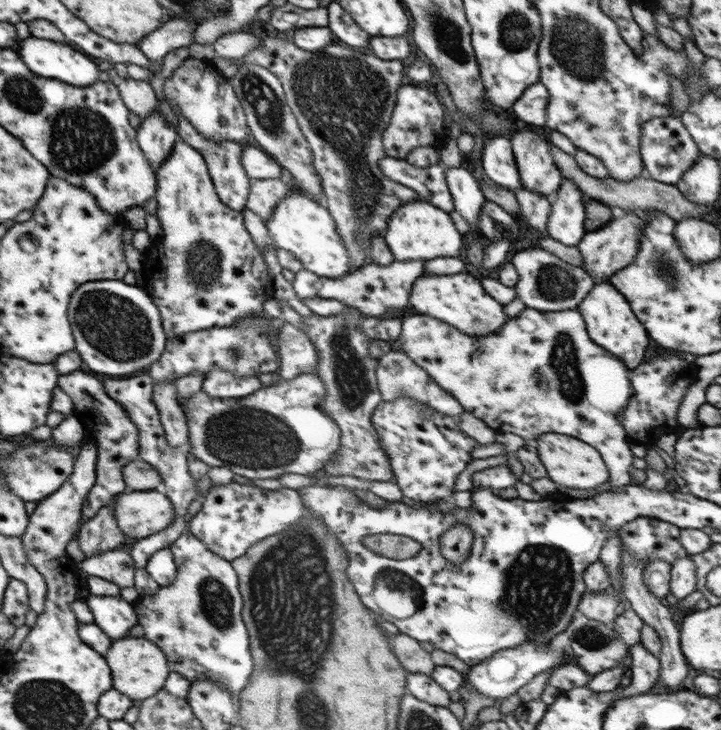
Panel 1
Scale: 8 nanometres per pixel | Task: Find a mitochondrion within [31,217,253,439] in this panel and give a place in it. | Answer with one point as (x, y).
(113, 324)

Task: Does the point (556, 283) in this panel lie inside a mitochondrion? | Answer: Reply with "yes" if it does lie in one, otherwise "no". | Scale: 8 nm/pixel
yes

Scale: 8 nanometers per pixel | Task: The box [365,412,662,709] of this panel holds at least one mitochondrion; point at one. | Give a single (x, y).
(536, 588)

